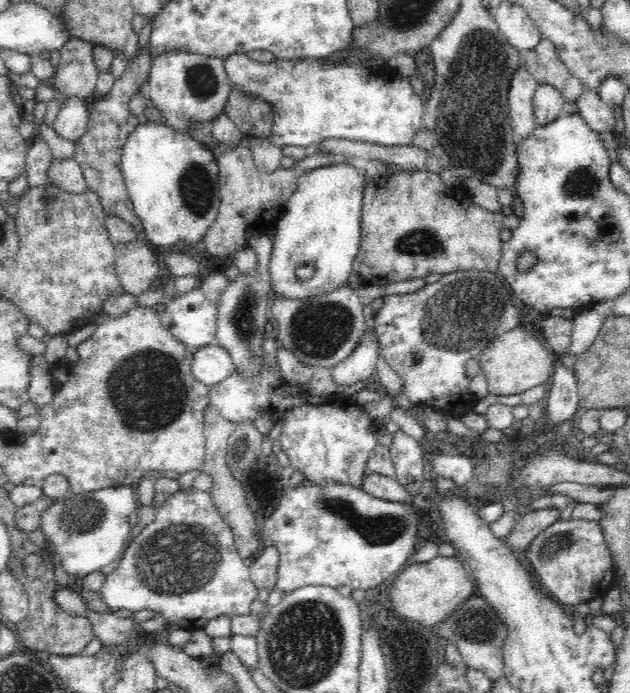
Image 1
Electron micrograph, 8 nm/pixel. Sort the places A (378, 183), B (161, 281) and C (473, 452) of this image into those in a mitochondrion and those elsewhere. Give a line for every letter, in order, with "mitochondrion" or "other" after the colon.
A: other
B: other
C: other

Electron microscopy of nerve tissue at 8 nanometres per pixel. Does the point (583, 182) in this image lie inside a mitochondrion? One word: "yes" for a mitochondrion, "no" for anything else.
yes

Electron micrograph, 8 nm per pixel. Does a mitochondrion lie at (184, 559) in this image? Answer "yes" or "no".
yes

